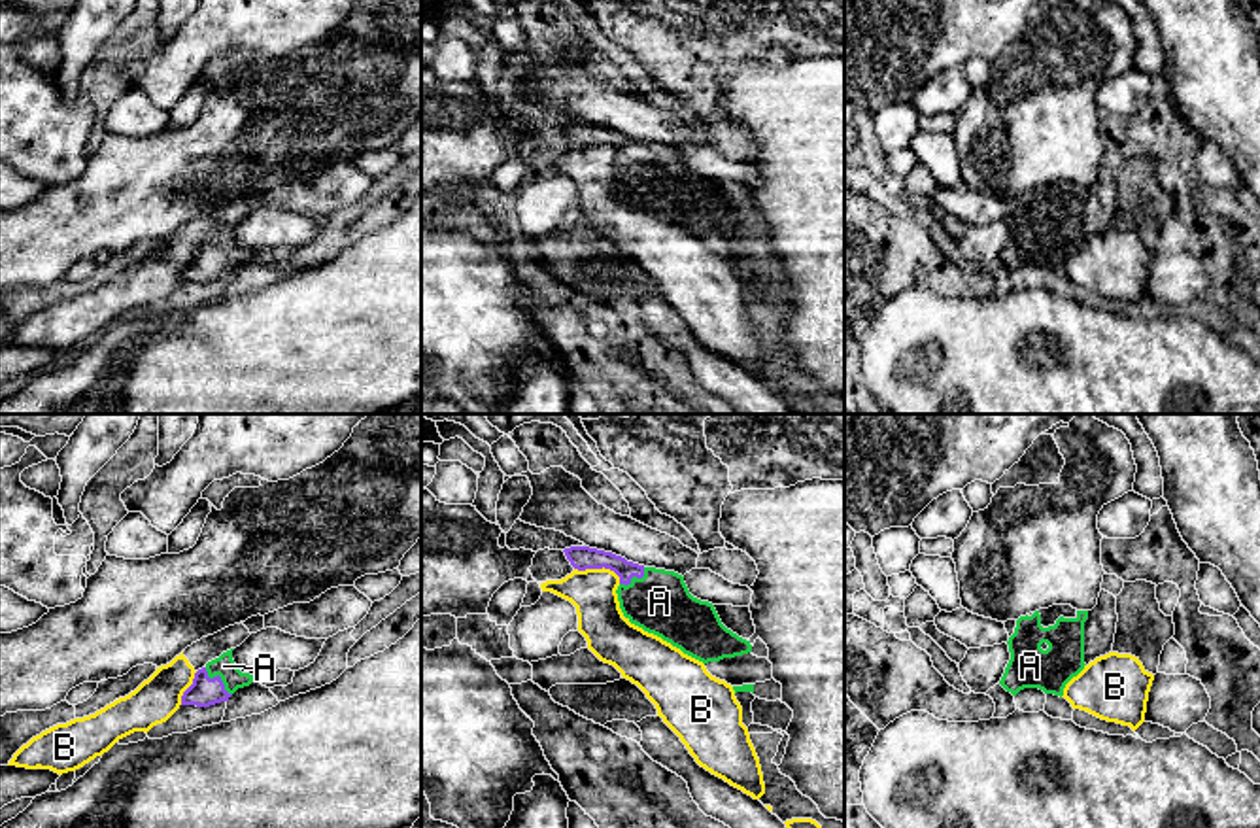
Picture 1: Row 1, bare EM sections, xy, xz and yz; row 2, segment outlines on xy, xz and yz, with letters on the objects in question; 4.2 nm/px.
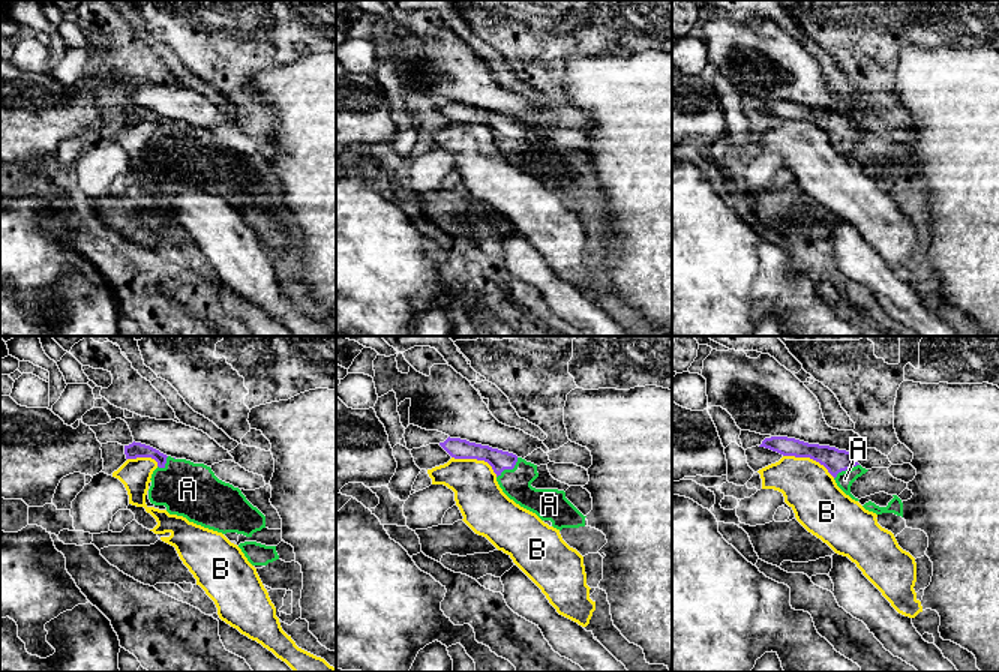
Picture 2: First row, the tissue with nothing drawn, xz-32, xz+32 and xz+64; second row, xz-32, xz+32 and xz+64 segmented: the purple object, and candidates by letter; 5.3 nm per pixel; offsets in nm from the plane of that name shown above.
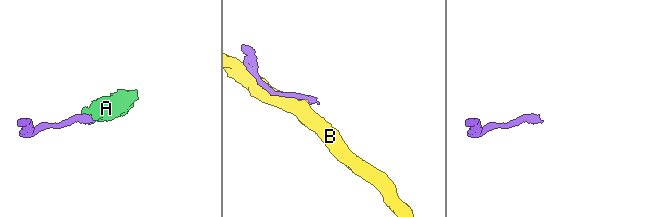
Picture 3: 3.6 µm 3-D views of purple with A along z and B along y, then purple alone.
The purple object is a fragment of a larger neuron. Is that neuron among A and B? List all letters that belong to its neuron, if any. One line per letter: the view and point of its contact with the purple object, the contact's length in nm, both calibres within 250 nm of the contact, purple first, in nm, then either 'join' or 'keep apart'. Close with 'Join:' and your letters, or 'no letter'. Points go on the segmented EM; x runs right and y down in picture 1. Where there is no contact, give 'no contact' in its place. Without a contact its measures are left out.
A: xy (220, 677) | 170 nm | 120/90 nm | join
B: xz (599, 568) | 220 nm | 100/190 nm | keep apart
Join: A

